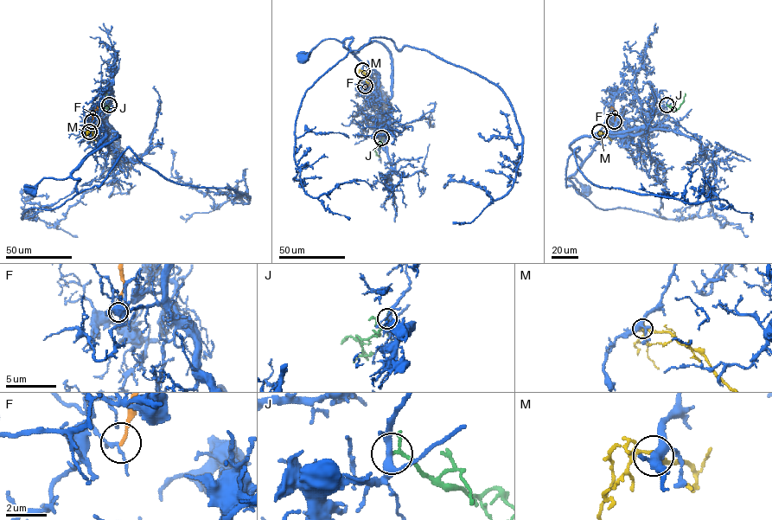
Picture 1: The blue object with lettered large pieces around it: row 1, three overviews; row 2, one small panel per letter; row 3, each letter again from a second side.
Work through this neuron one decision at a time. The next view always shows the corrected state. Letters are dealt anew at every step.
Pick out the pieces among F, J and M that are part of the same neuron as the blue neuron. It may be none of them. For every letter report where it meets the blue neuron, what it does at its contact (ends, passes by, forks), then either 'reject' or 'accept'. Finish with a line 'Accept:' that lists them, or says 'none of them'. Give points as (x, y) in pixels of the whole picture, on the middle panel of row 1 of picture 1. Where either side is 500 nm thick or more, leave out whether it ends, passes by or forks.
F: contact (365, 86); it ends; reject
J: contact (381, 138); it passes by; accept
M: contact (362, 70); it forks; reject
Accept: J

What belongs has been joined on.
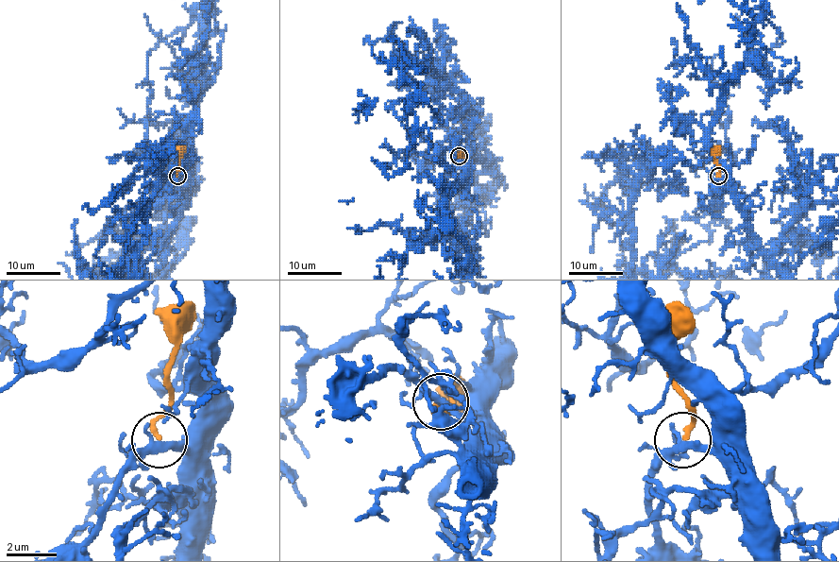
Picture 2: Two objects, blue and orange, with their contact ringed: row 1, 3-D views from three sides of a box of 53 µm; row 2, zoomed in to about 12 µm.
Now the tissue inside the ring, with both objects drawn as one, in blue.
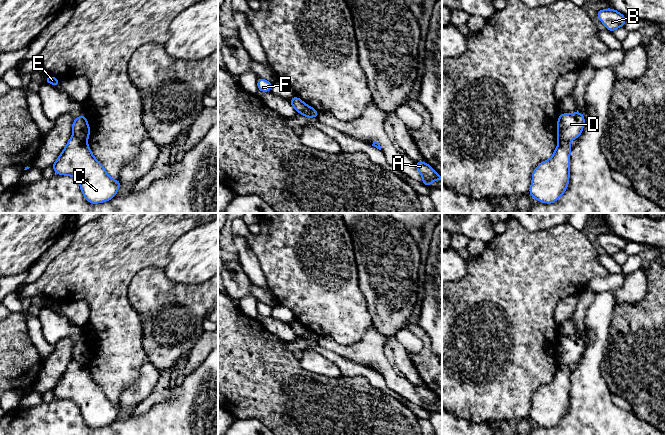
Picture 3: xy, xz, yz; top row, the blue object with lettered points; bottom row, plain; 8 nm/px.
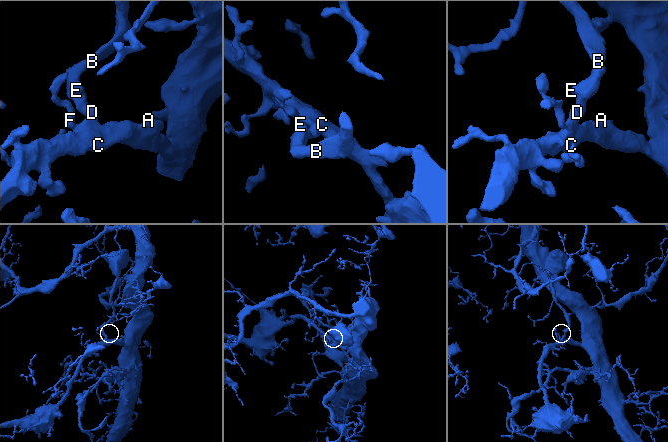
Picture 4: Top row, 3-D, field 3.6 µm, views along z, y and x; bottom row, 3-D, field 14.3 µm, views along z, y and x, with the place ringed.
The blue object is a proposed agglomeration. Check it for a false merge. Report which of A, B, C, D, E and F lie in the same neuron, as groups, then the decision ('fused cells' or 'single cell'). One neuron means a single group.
groups A C F / B D E; fused cells

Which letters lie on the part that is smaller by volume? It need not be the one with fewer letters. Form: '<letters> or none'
B, D, E

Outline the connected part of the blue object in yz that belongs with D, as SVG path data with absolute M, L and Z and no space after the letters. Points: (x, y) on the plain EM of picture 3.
M581 335L576 337L561 337L557 344L558 364L570 366L581 360L585 349L585 341Z

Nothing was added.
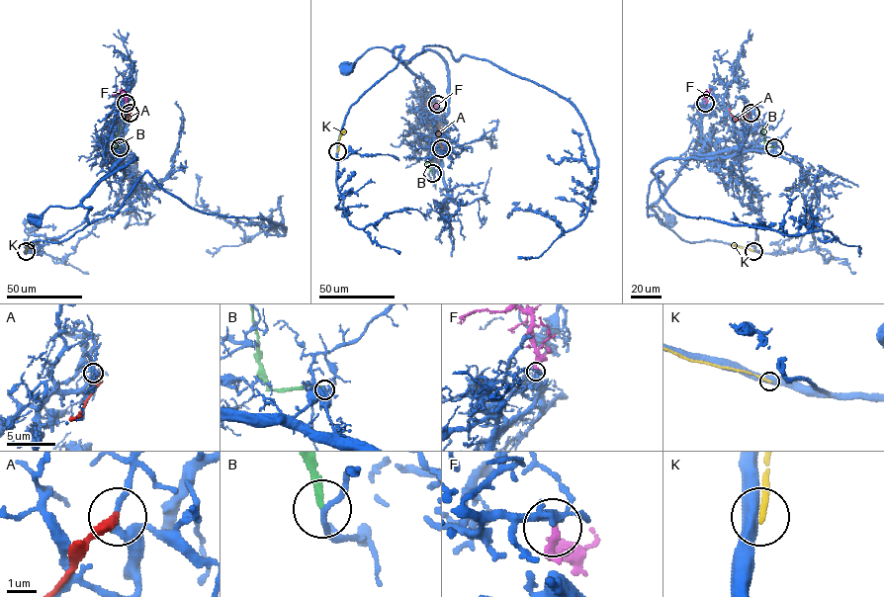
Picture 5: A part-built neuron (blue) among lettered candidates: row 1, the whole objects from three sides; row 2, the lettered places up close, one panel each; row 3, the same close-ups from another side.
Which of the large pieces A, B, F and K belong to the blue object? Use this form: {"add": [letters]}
{"add": ["F"]}

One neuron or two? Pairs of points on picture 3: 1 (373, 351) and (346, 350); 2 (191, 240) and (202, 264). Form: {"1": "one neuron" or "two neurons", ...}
{"1": "one neuron", "2": "one neuron"}

